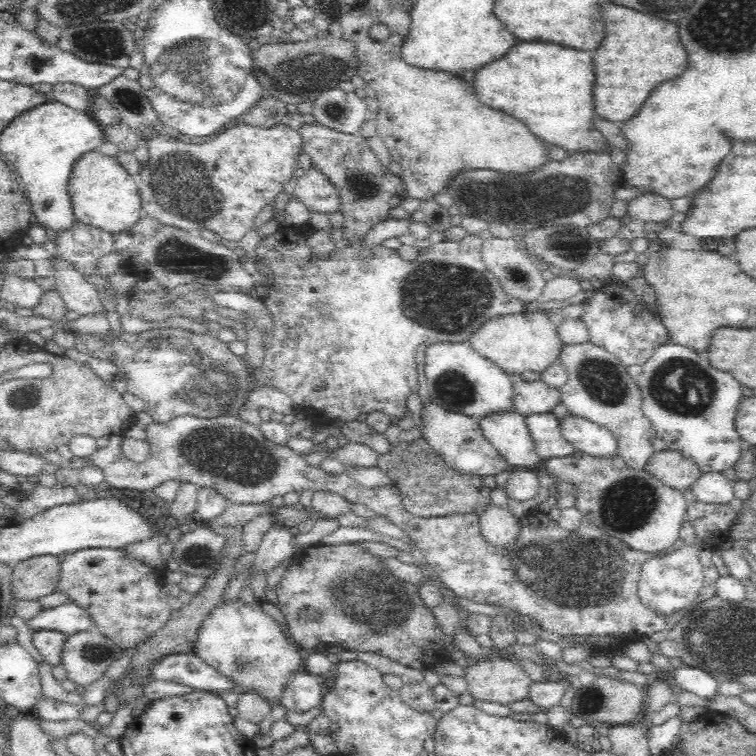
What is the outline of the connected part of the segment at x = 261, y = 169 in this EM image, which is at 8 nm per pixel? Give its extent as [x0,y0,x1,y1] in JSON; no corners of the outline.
[136,123,303,242]

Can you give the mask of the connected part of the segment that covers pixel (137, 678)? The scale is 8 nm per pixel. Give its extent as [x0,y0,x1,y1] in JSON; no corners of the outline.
[126,526,244,690]

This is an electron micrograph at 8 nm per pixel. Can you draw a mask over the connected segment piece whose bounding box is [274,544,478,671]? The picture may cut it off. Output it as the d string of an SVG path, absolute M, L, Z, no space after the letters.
M317 544L311 548L296 550L291 565L274 590L277 607L286 617L288 632L294 644L304 652L315 650L320 643L334 644L355 653L376 652L398 664L421 671L434 669L438 663L450 659L462 667L478 662L465 658L454 644L454 638L440 635L441 630L433 623L429 607L423 603L416 585L394 579L384 569L382 557L372 556L359 544L332 547Z

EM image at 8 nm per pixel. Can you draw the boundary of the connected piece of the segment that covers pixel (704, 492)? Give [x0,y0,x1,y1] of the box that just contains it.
[690,473,735,504]

